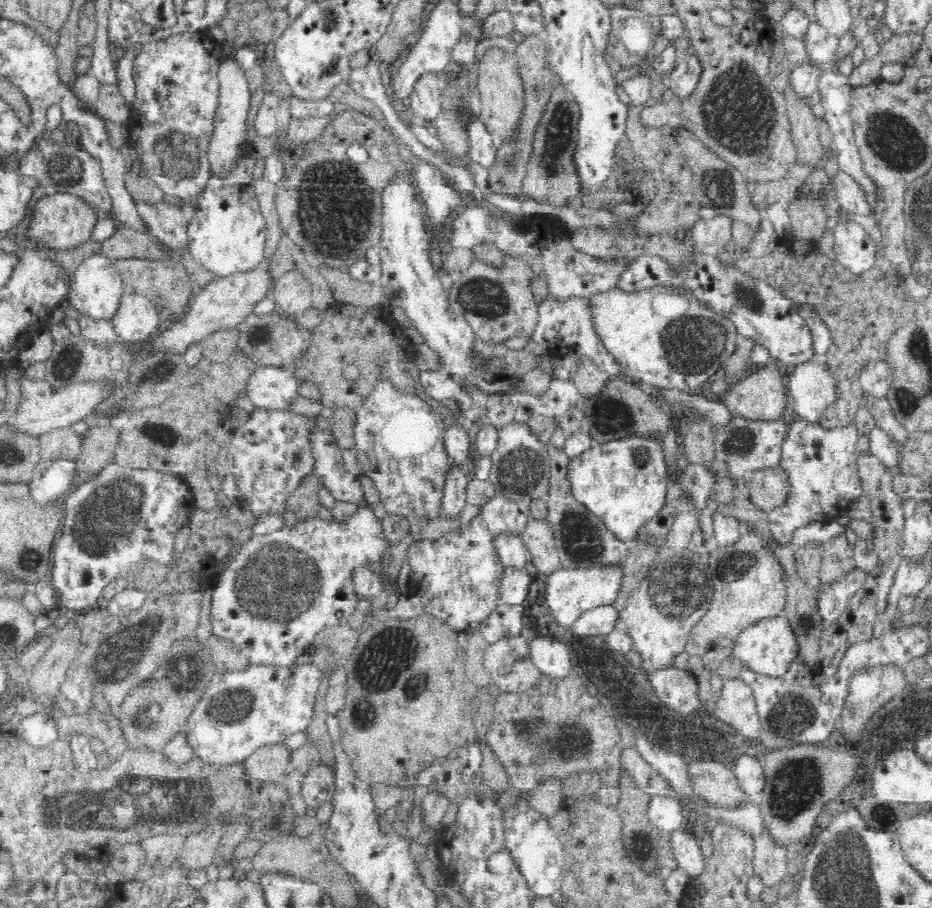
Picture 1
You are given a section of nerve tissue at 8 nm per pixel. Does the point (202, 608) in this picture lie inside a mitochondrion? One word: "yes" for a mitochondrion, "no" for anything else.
no

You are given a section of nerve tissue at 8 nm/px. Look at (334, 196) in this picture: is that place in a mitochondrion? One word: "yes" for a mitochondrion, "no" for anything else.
yes

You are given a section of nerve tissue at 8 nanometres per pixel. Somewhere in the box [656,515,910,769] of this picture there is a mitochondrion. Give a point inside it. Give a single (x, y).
(788, 712)

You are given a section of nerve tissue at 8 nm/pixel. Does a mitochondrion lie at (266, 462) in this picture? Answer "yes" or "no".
yes

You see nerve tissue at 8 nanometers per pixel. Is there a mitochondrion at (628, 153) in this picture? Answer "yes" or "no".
no

